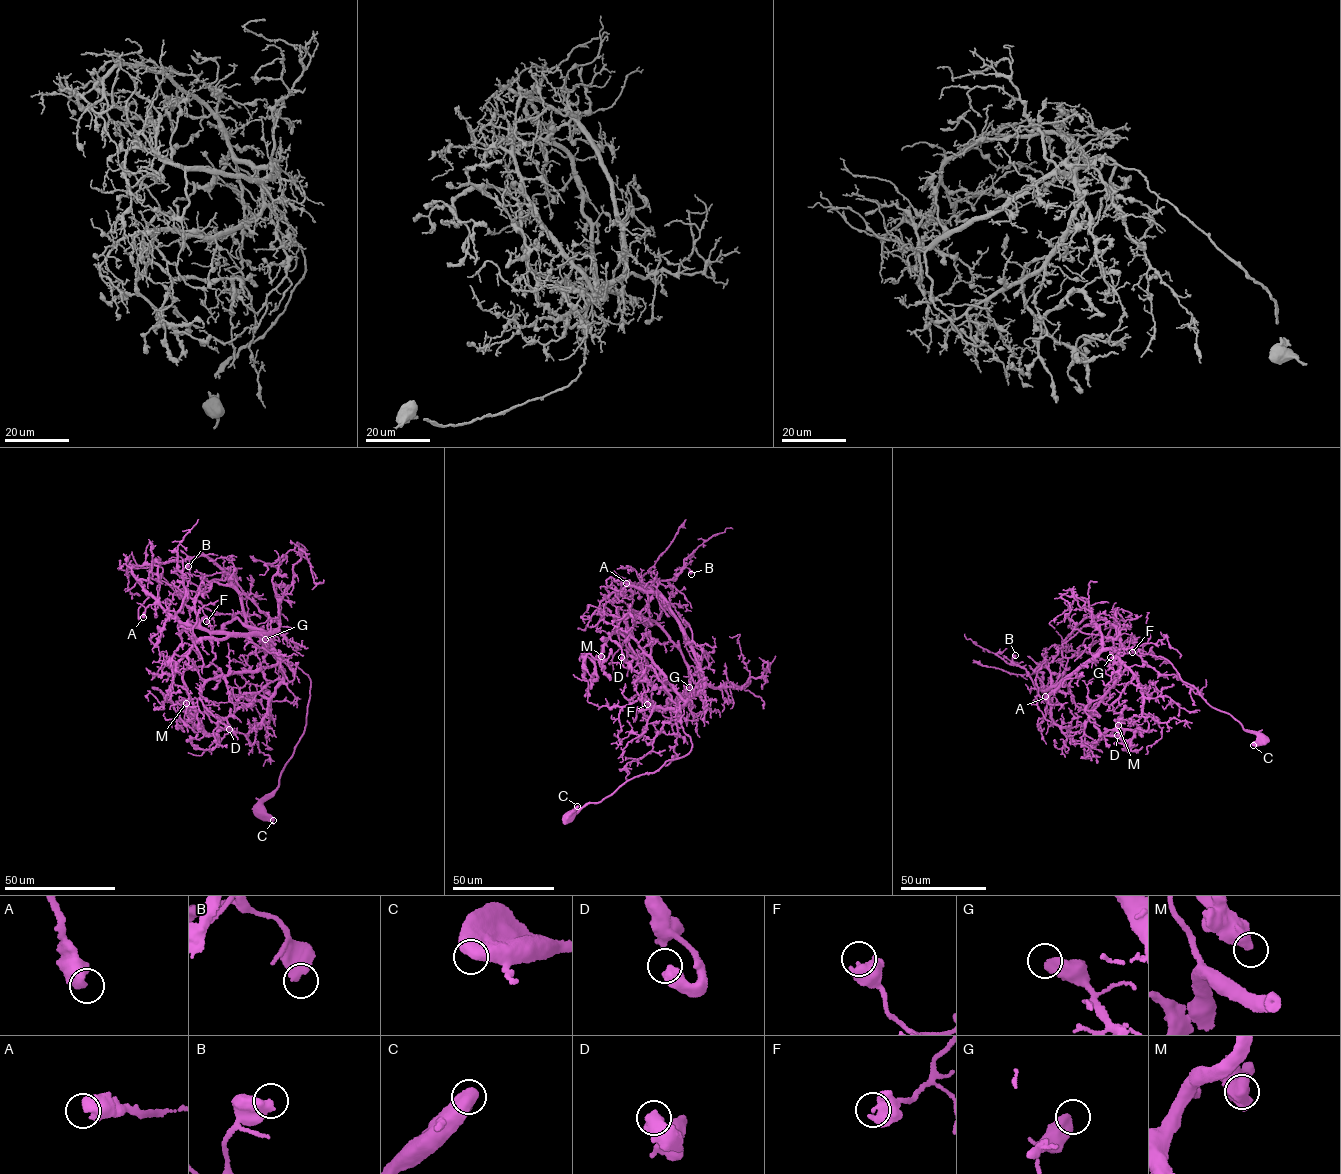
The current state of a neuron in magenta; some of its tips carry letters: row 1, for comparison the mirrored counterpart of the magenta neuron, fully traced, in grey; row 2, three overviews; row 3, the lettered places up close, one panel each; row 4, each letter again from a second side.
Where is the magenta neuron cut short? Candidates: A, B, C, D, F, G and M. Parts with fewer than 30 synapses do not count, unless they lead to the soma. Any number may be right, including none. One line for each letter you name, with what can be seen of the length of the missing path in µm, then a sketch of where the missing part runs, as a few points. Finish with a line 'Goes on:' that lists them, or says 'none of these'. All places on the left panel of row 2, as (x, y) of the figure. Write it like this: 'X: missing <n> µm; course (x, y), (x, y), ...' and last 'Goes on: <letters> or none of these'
Goes on: none of these

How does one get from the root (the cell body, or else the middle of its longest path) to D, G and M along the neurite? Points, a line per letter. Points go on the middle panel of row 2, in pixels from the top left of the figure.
D: (566, 818), (692, 747), (678, 720), (679, 697), (673, 700), (645, 681), (644, 659), (612, 629), (621, 657)
G: (566, 818), (628, 780), (689, 753), (692, 743), (677, 708), (679, 698), (691, 696), (685, 692), (689, 687)
M: (566, 818), (692, 747), (679, 697), (645, 681), (628, 640), (612, 629), (601, 656)

